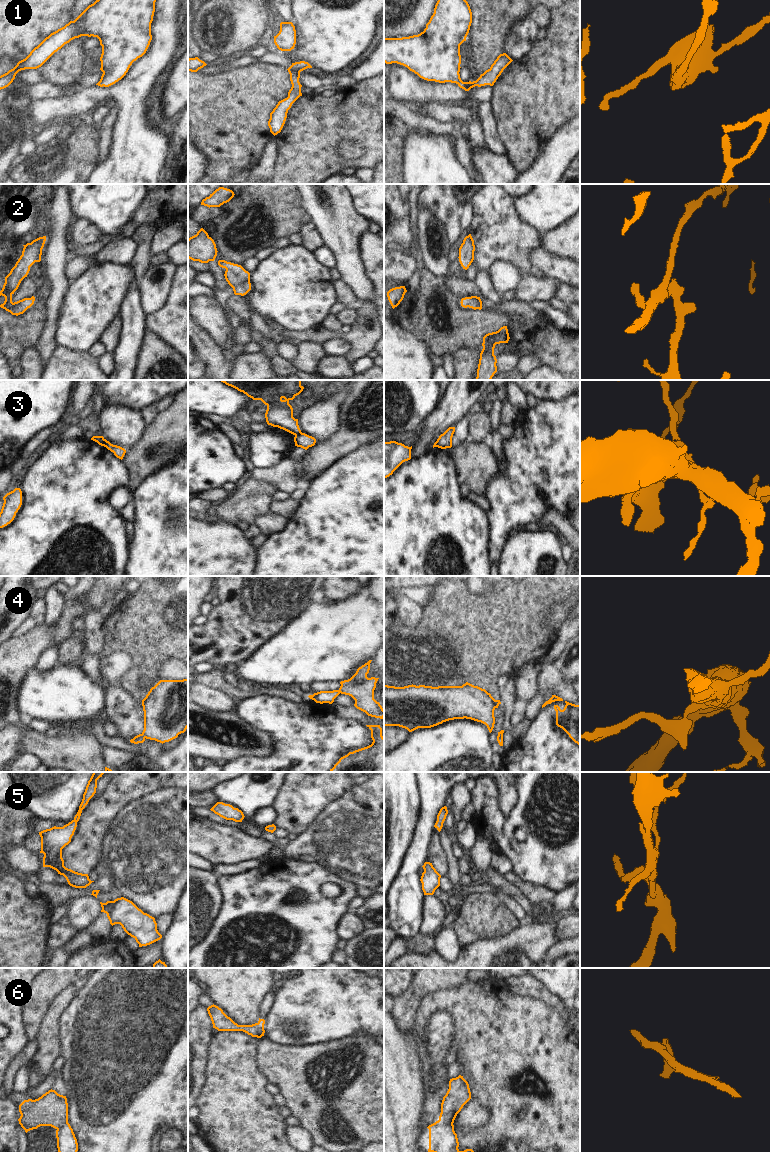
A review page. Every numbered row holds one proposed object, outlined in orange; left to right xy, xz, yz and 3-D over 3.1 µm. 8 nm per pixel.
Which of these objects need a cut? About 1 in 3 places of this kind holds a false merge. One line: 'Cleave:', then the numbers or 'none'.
Cleave: 3, 4, 6

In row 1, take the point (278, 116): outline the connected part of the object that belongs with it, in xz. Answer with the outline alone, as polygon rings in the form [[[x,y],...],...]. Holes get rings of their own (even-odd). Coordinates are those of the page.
[[[300,61],[292,63],[287,69],[290,74],[292,87],[288,92],[288,97],[279,101],[270,113],[270,119],[268,121],[270,132],[274,136],[281,132],[287,118],[288,110],[291,108],[292,104],[302,96],[302,85],[299,82],[300,72],[307,68],[312,68],[312,66],[308,62]]]

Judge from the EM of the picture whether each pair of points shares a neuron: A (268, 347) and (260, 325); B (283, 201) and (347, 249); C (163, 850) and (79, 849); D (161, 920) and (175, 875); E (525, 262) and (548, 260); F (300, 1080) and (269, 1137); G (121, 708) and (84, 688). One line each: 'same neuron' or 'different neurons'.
A: different neurons
B: different neurons
C: different neurons
D: different neurons
E: different neurons
F: different neurons
G: different neurons

